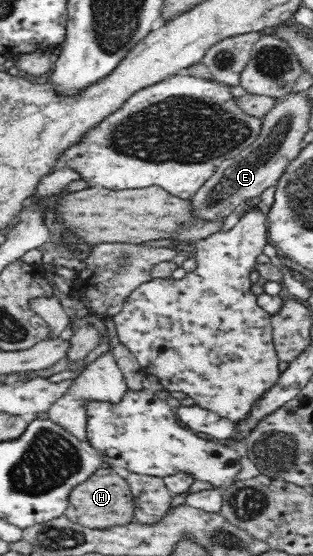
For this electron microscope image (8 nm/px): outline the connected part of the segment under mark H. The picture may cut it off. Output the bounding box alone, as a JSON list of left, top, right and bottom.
[64,468,134,530]

